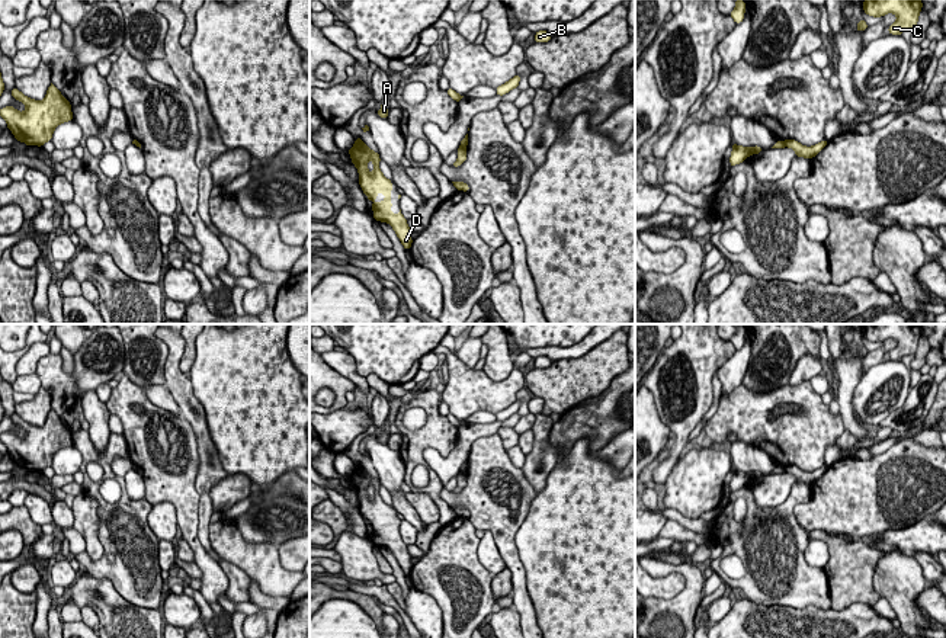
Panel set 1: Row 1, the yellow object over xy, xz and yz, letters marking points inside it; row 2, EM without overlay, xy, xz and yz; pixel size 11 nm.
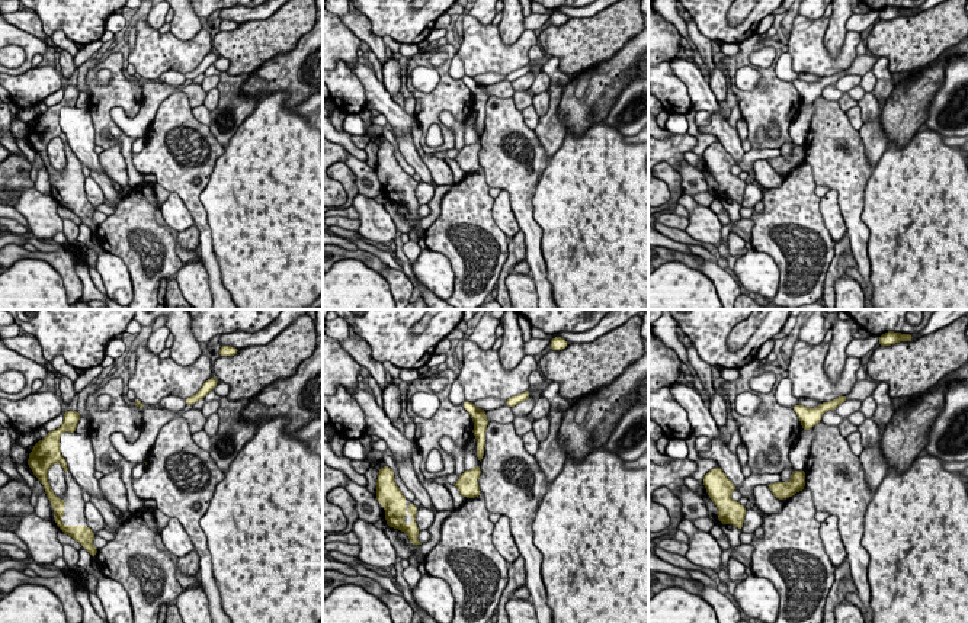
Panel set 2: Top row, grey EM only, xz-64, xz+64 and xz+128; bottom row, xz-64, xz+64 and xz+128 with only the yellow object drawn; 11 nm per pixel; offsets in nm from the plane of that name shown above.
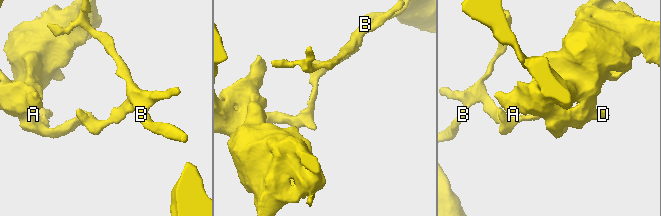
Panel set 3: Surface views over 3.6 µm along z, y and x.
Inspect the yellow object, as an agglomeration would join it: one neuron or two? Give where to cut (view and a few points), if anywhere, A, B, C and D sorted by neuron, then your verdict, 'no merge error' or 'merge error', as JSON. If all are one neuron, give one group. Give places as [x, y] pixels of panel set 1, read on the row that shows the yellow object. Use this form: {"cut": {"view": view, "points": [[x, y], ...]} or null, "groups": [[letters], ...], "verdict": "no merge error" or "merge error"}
{"cut": {"view": "yz", "points": [[783, 141], [786, 146]]}, "groups": [["A", "C", "D"], ["B"]], "verdict": "merge error"}

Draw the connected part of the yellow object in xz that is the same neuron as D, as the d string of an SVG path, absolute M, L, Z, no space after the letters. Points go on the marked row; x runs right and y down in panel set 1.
M359 137L355 140L355 145L347 150L352 163L359 171L359 185L368 201L372 201L371 209L373 211L373 219L388 222L405 250L411 247L411 231L407 219L401 214L391 212L391 189L392 182L388 180L379 170L379 154L372 151Z

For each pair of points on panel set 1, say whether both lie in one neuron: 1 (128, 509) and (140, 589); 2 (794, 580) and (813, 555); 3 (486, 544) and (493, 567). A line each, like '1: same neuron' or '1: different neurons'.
1: same neuron
2: different neurons
3: same neuron

